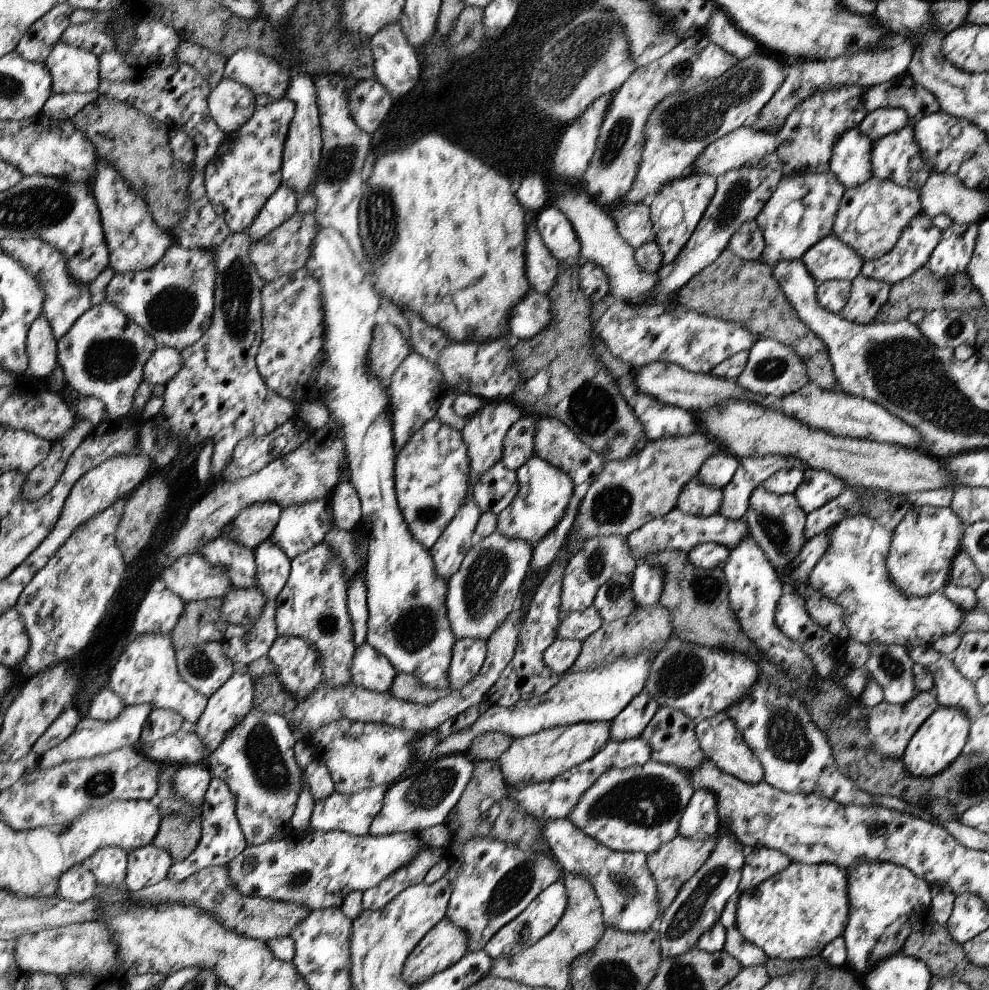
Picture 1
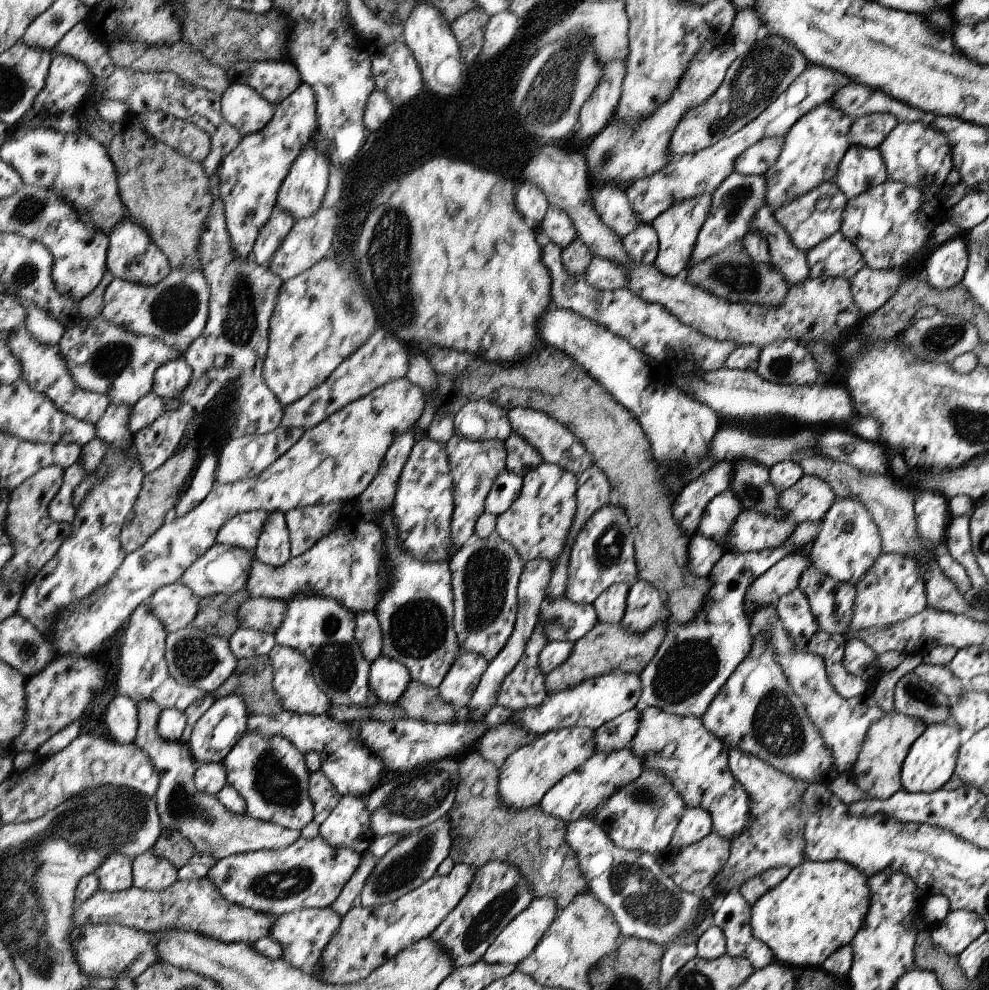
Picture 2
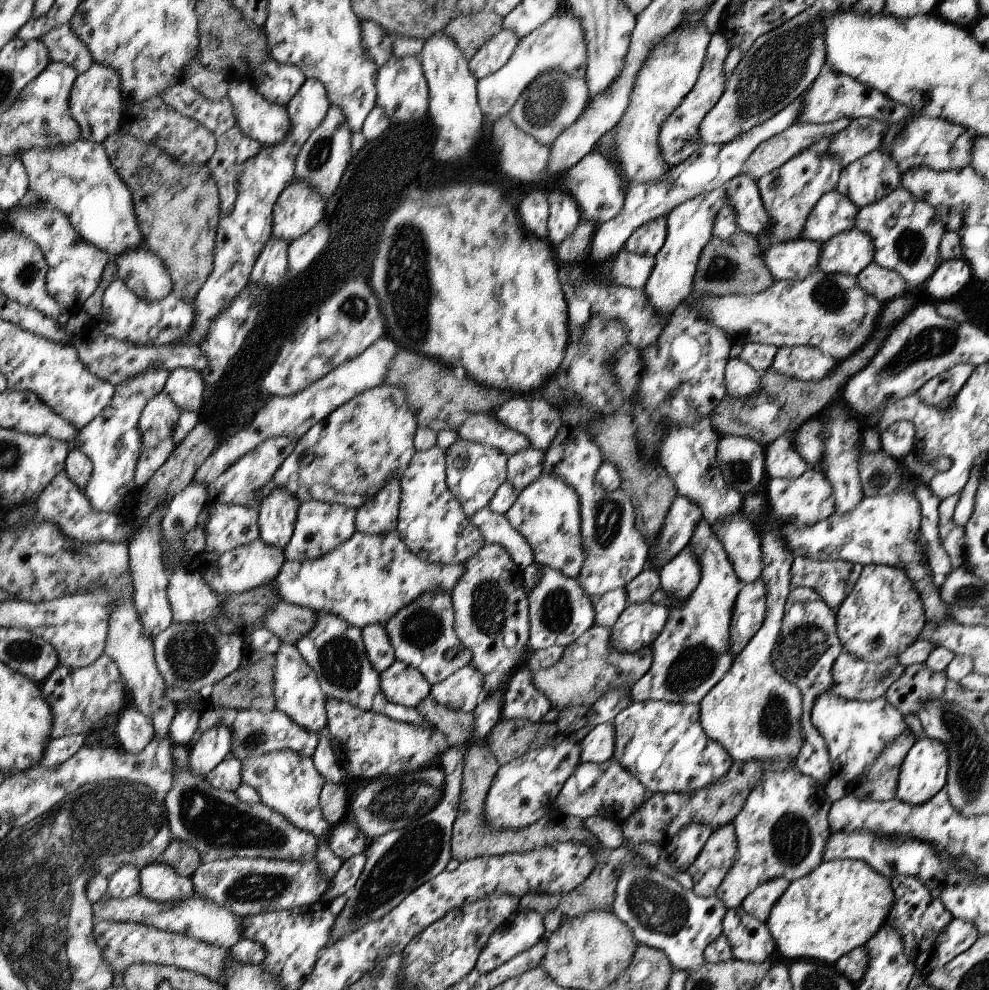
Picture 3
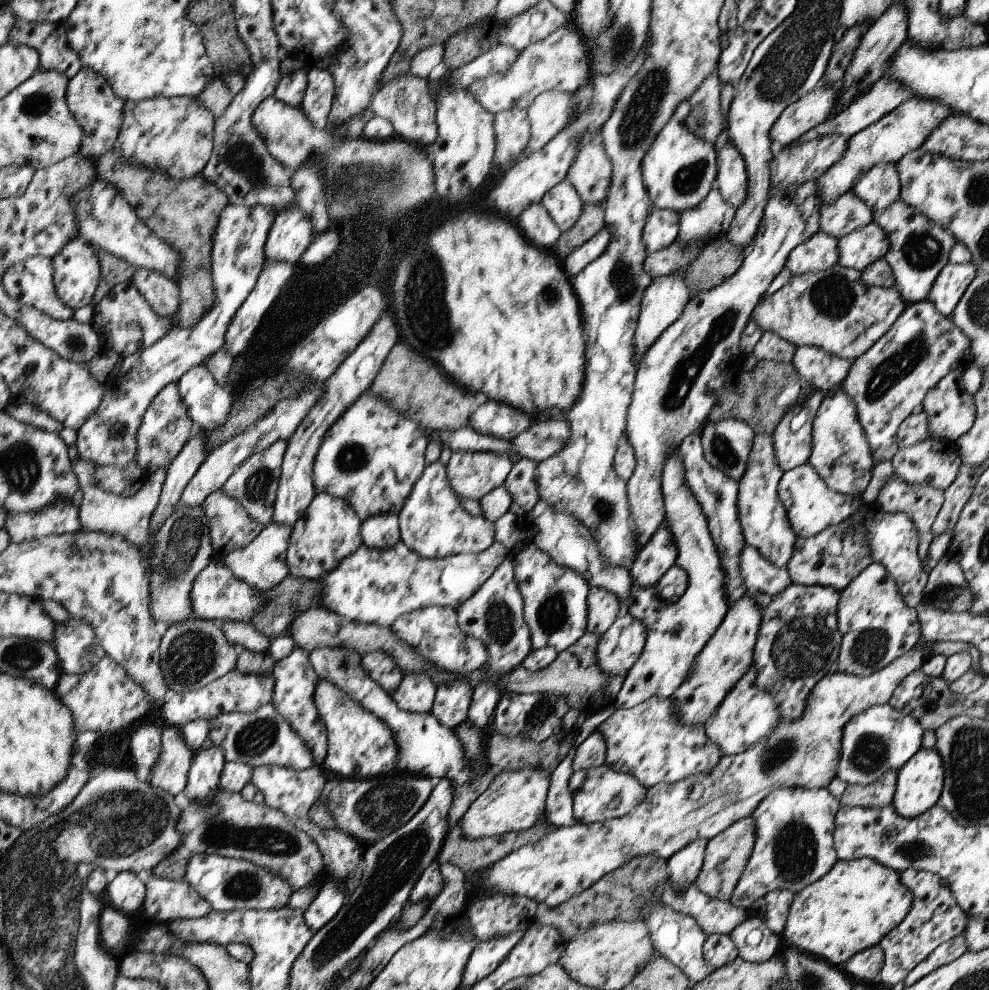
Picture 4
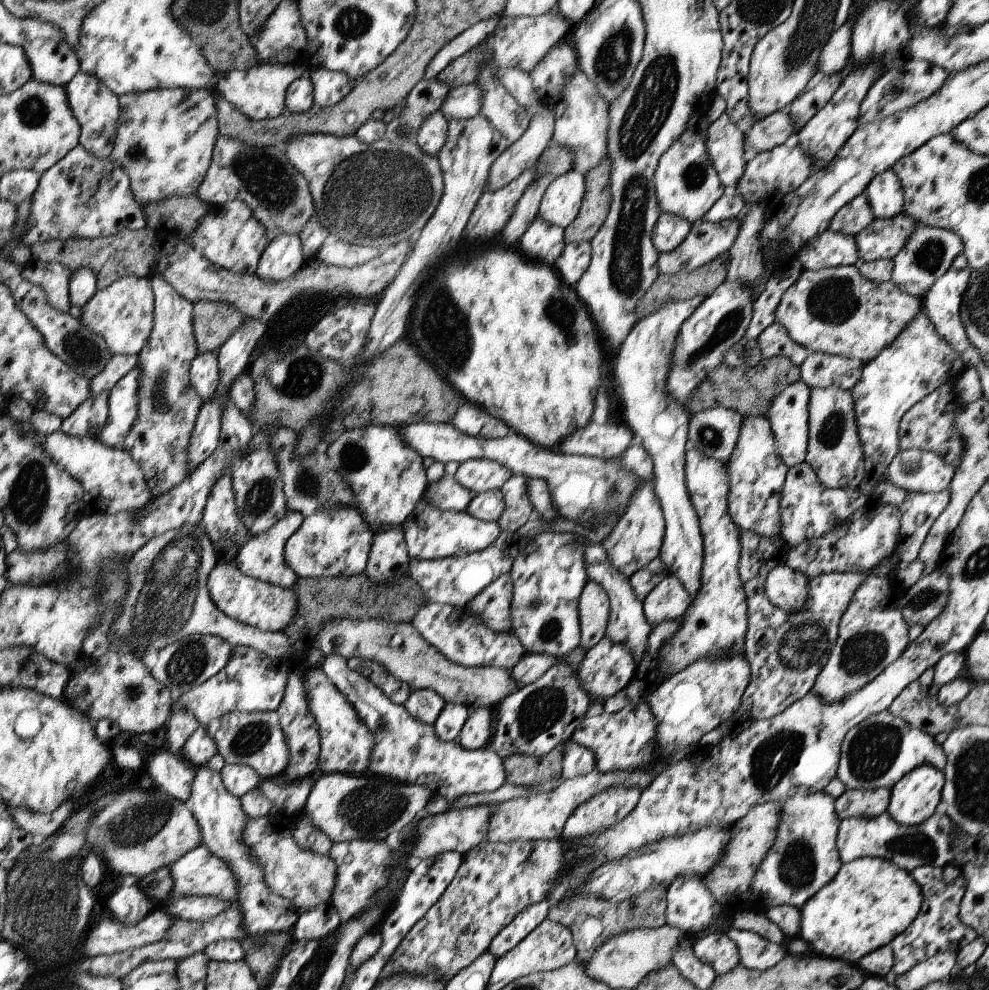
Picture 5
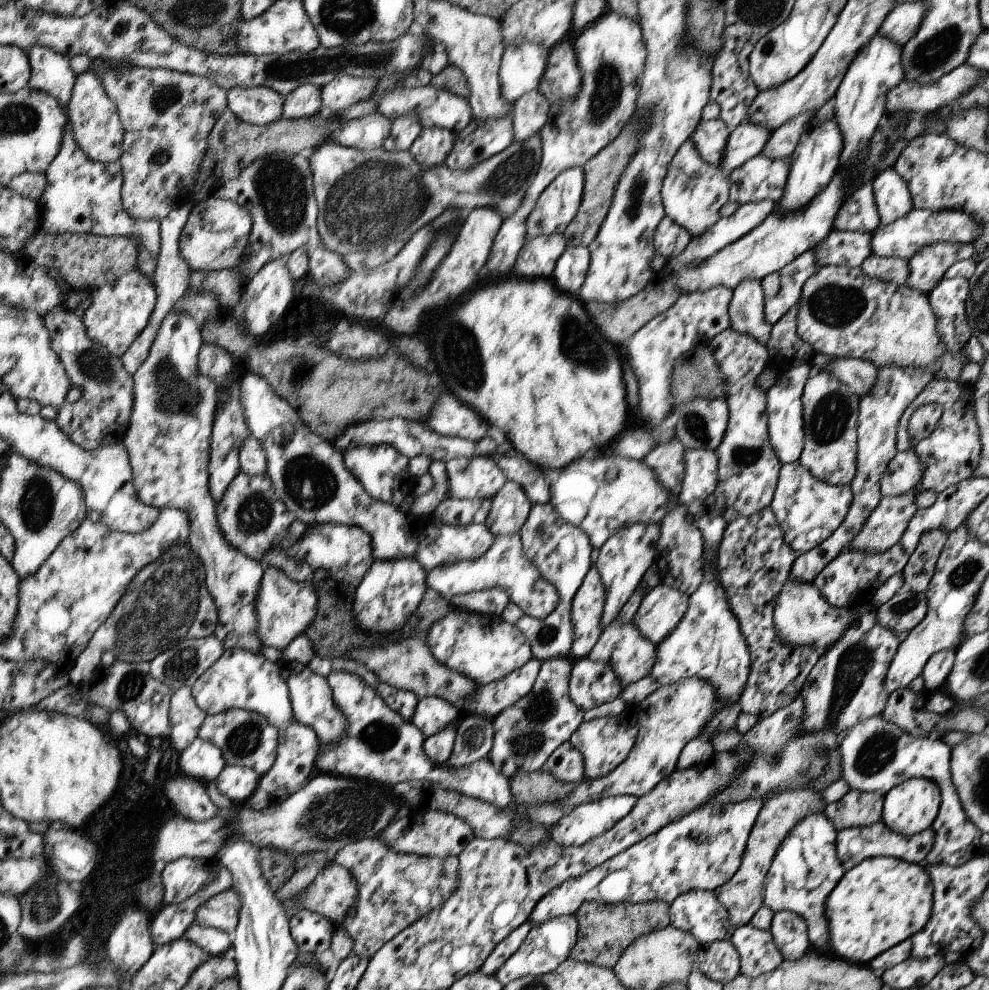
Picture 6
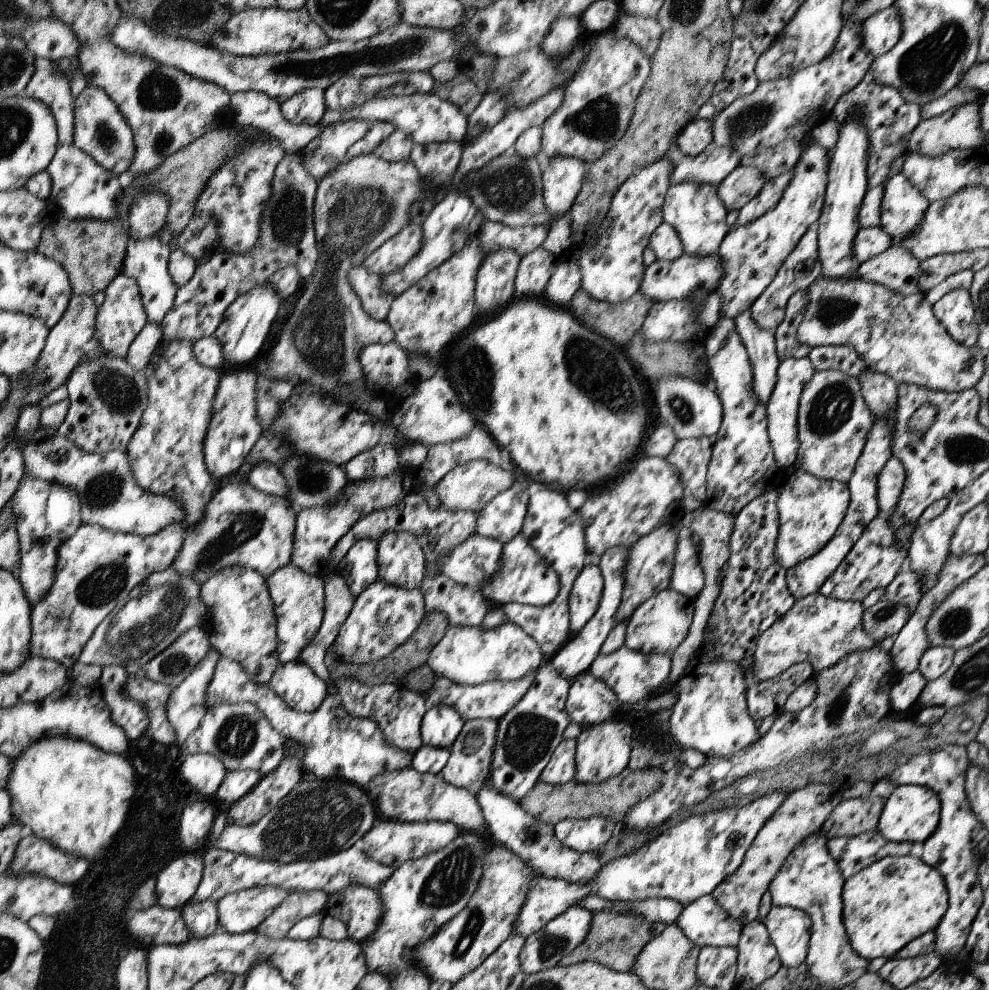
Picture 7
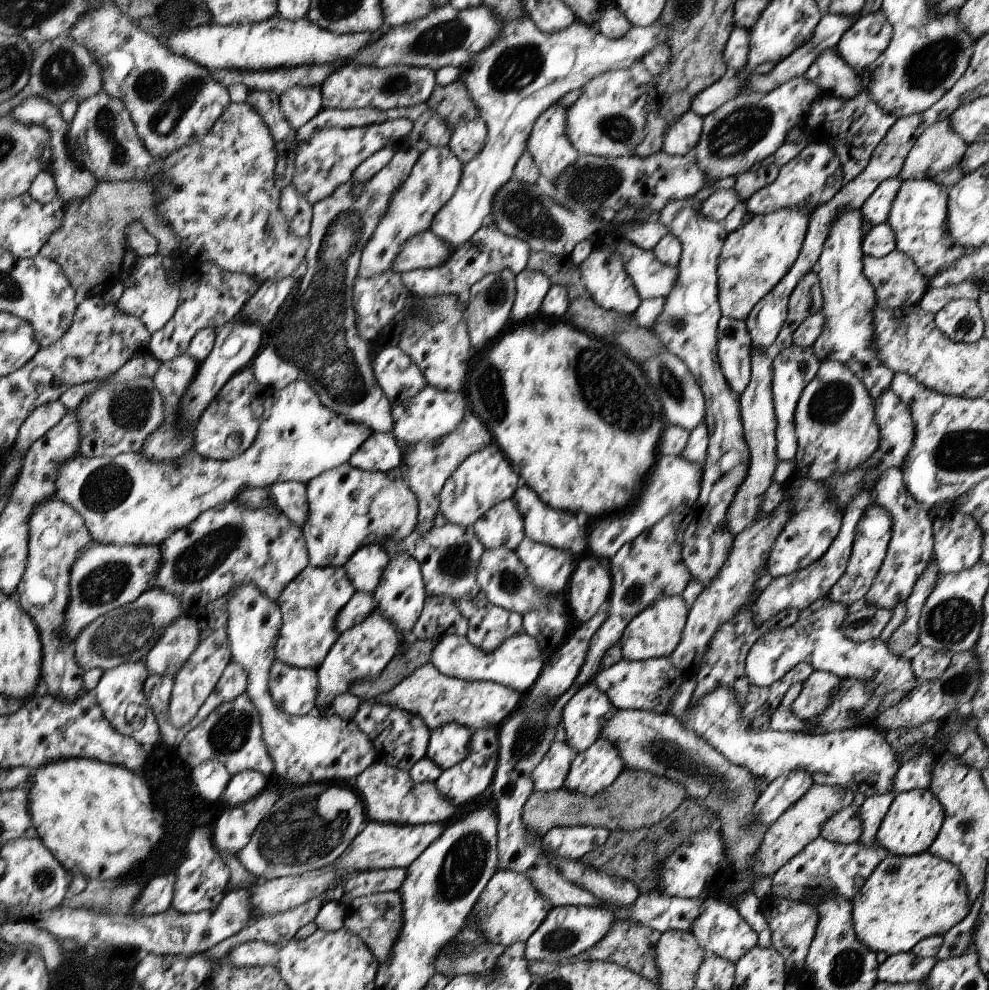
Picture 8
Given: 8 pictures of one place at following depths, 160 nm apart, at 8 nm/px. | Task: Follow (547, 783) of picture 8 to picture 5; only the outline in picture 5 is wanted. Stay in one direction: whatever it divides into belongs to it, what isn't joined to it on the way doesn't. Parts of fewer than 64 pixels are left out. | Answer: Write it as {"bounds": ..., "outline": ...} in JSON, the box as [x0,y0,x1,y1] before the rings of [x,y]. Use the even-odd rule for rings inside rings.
{"bounds":[561,738,596,779],"outline":[[[572,738],[567,740],[562,752],[561,776],[563,779],[582,776],[592,772],[592,769],[596,769],[593,752],[574,742]]]}

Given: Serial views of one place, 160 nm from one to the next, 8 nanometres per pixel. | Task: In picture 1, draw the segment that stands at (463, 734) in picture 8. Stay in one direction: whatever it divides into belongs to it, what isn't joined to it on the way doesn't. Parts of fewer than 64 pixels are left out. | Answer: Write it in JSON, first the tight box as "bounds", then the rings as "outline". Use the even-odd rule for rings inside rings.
{"bounds":[353,643,397,693],"outline":[[[368,643],[357,647],[353,659],[353,684],[377,693],[390,691],[397,675],[392,663]]]}

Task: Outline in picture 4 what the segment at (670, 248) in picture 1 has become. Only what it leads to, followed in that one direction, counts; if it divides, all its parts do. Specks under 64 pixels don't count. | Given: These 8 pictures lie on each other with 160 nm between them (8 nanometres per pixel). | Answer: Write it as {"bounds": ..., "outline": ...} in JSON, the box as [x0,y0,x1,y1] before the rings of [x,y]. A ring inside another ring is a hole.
{"bounds":[633,185,737,366],"outline":[[[716,185],[696,208],[681,212],[676,242],[687,245],[690,241],[726,233],[737,208],[724,200]],[[684,269],[672,272],[670,275],[657,278],[651,282],[651,285],[646,289],[644,298],[641,302],[640,314],[638,317],[637,327],[633,338],[635,351],[633,356],[633,363],[638,366],[642,357],[648,352],[650,346],[658,340],[658,337],[666,330],[671,324],[674,324],[688,301],[691,299],[690,291],[687,289],[685,280],[683,279]]]}

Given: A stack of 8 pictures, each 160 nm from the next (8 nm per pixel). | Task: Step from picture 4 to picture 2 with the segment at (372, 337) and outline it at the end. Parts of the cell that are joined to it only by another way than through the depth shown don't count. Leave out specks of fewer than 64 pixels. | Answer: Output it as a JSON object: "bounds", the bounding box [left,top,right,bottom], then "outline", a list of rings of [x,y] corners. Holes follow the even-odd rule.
{"bounds":[253,512,291,567],"outline":[[[286,512],[268,513],[262,532],[253,550],[255,558],[261,563],[279,567],[286,565],[291,556],[289,528],[285,518]]]}

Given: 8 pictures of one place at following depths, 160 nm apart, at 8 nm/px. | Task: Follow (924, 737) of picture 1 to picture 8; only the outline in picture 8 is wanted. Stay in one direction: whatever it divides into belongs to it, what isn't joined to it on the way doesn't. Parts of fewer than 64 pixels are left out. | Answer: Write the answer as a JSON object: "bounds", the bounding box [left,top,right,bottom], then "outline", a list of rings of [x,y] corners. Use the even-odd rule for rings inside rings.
{"bounds":[877,789,944,855],"outline":[[[914,789],[897,793],[882,819],[877,832],[877,842],[887,854],[917,855],[925,853],[936,840],[944,822],[944,809],[930,789]]]}

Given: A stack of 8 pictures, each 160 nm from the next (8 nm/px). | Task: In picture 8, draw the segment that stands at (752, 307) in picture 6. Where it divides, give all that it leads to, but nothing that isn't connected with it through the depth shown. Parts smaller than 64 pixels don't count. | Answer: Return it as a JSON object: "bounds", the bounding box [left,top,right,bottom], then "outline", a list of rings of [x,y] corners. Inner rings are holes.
{"bounds":[727,348,780,536],"outline":[[[753,348],[751,352],[751,379],[747,387],[739,395],[741,421],[745,439],[751,452],[751,459],[747,477],[740,485],[727,514],[727,527],[734,536],[757,520],[757,514],[761,511],[765,501],[766,491],[774,482],[776,464],[780,461],[777,457],[777,420],[773,409],[771,391],[772,361],[773,359],[769,358],[766,353]]]}

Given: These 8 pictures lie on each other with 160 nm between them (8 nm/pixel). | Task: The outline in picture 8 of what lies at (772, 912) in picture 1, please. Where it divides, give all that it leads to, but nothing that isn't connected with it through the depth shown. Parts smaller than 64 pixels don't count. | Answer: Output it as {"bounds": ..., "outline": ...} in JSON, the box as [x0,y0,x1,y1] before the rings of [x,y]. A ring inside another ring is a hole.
{"bounds":[853,851,971,955],"outline":[[[926,851],[917,855],[886,854],[876,866],[866,884],[853,898],[853,921],[856,936],[860,942],[875,953],[887,952],[888,955],[907,953],[917,942],[931,936],[944,936],[953,926],[968,916],[971,909],[967,882],[960,869],[951,862]]]}

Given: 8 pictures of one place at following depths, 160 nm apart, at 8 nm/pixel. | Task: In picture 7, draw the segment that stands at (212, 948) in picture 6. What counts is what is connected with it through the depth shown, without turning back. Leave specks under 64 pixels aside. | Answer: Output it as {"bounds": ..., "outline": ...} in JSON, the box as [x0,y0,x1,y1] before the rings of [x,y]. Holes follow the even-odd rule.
{"bounds":[180,901,219,939],"outline":[[[186,901],[180,908],[185,925],[190,929],[192,939],[205,939],[214,934],[219,925],[216,901]]]}

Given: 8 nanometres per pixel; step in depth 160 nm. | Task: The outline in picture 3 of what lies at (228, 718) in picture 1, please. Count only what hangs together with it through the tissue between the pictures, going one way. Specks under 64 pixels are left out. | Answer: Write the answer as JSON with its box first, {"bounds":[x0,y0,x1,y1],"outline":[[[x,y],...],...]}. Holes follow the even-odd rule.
{"bounds":[189,725,231,780],"outline":[[[224,725],[202,733],[200,739],[189,747],[189,772],[206,780],[231,752],[231,742],[231,730]]]}

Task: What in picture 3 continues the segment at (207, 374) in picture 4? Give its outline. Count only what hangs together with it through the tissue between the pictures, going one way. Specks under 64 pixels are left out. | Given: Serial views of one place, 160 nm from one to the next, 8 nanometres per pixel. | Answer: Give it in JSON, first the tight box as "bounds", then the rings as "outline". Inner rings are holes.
{"bounds":[163,367,206,414],"outline":[[[178,367],[171,372],[163,391],[170,395],[180,410],[193,410],[198,414],[205,404],[206,388],[201,371]]]}

